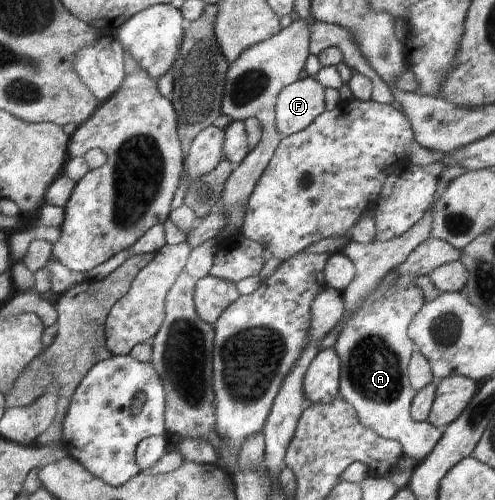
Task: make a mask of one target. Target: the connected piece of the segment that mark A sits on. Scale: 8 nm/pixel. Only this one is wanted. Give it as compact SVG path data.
M427 237L423 243L420 243L410 254L405 263L389 271L383 281L373 289L373 293L361 303L361 307L345 319L334 349L342 360L341 386L339 387L339 396L354 407L358 413L359 420L365 427L371 428L377 435L385 439L393 439L395 442L402 443L403 451L406 457L413 461L413 466L423 462L427 455L434 451L438 445L439 439L442 439L445 428L435 427L426 421L415 421L411 419L411 404L416 397L414 388L409 381L408 365L411 355L415 349L414 340L411 339L409 327L411 320L426 305L421 287L416 284L416 278L421 275L431 275L437 267L458 261L462 255L462 250L453 247L447 241L441 241L437 237Z

